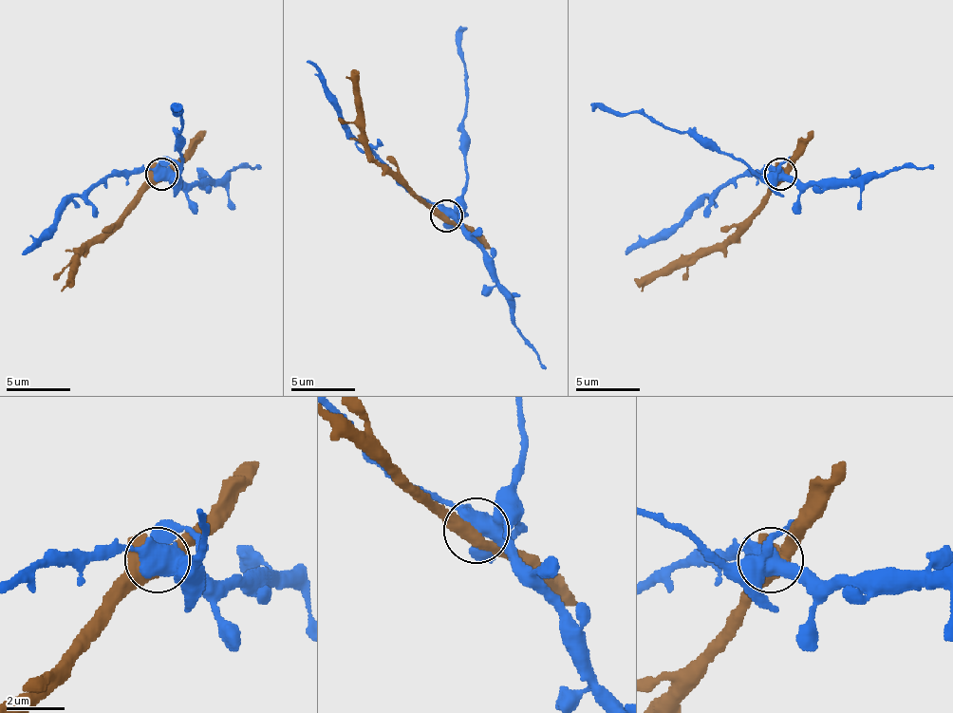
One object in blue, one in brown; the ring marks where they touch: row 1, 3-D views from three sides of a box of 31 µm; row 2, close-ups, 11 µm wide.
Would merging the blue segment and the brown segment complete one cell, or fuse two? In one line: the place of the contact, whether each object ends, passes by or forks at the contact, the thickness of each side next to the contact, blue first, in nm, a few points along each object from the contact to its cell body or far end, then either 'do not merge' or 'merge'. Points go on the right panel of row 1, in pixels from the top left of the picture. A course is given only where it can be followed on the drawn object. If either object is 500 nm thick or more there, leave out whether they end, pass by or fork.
(780, 174) | blue forks | brown forks | 480/480 nm | blue via (781, 173), (765, 170), (733, 177), (704, 196), (675, 224), (646, 240), (637, 240), (624, 250) | brown via (781, 173), (772, 196), (720, 247), (672, 259), (640, 291) | do not merge

